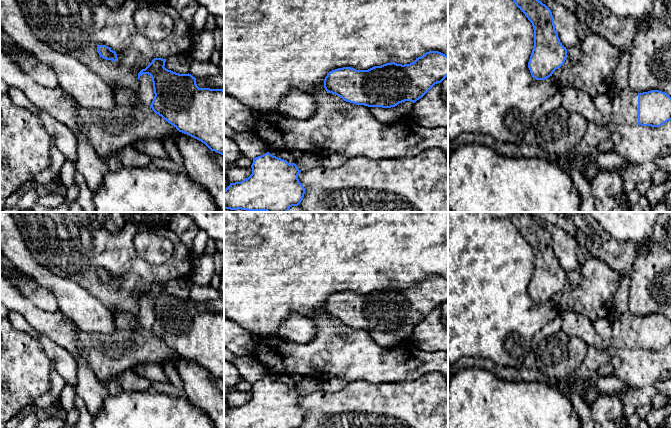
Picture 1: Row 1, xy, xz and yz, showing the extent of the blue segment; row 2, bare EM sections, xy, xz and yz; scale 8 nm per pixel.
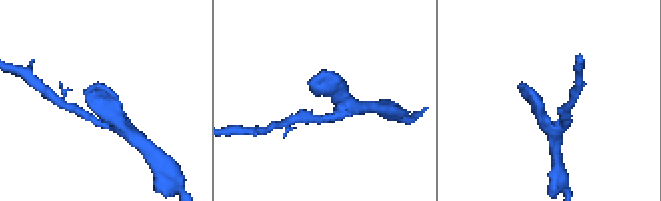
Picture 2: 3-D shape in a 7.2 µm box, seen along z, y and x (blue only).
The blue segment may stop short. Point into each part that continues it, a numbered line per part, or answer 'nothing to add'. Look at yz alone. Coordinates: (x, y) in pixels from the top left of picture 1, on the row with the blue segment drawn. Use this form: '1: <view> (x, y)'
1: yz (624, 112)

